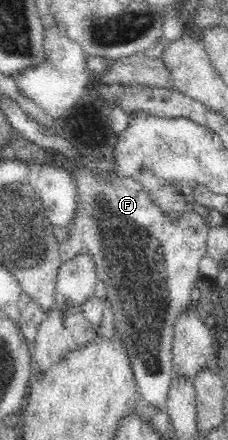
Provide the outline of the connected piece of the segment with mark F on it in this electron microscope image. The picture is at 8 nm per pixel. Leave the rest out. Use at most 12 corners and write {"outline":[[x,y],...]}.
{"outline":[[68,169],[61,262],[107,289],[139,401],[166,413],[174,326],[208,256],[132,178]]}

